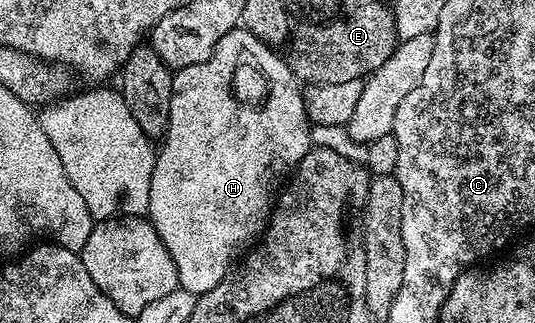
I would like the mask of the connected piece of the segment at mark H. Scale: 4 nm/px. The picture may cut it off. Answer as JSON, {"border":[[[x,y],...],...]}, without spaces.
{"border":[[[238,28],[227,32],[227,36],[223,36],[223,40],[219,40],[215,44],[215,52],[211,52],[211,56],[207,60],[203,60],[203,64],[184,66],[173,75],[169,127],[165,129],[165,136],[160,139],[159,149],[153,159],[147,217],[152,222],[155,232],[159,232],[159,240],[163,240],[167,252],[171,252],[171,260],[175,262],[177,269],[178,287],[192,294],[200,296],[211,292],[211,288],[215,288],[215,284],[219,284],[219,280],[223,280],[229,273],[235,260],[240,259],[265,233],[279,187],[292,175],[303,160],[305,153],[311,149],[311,141],[309,142],[311,123],[305,111],[302,83],[298,82],[296,76],[291,72],[284,57],[277,53],[278,51],[274,47],[261,42],[251,32]]]}

